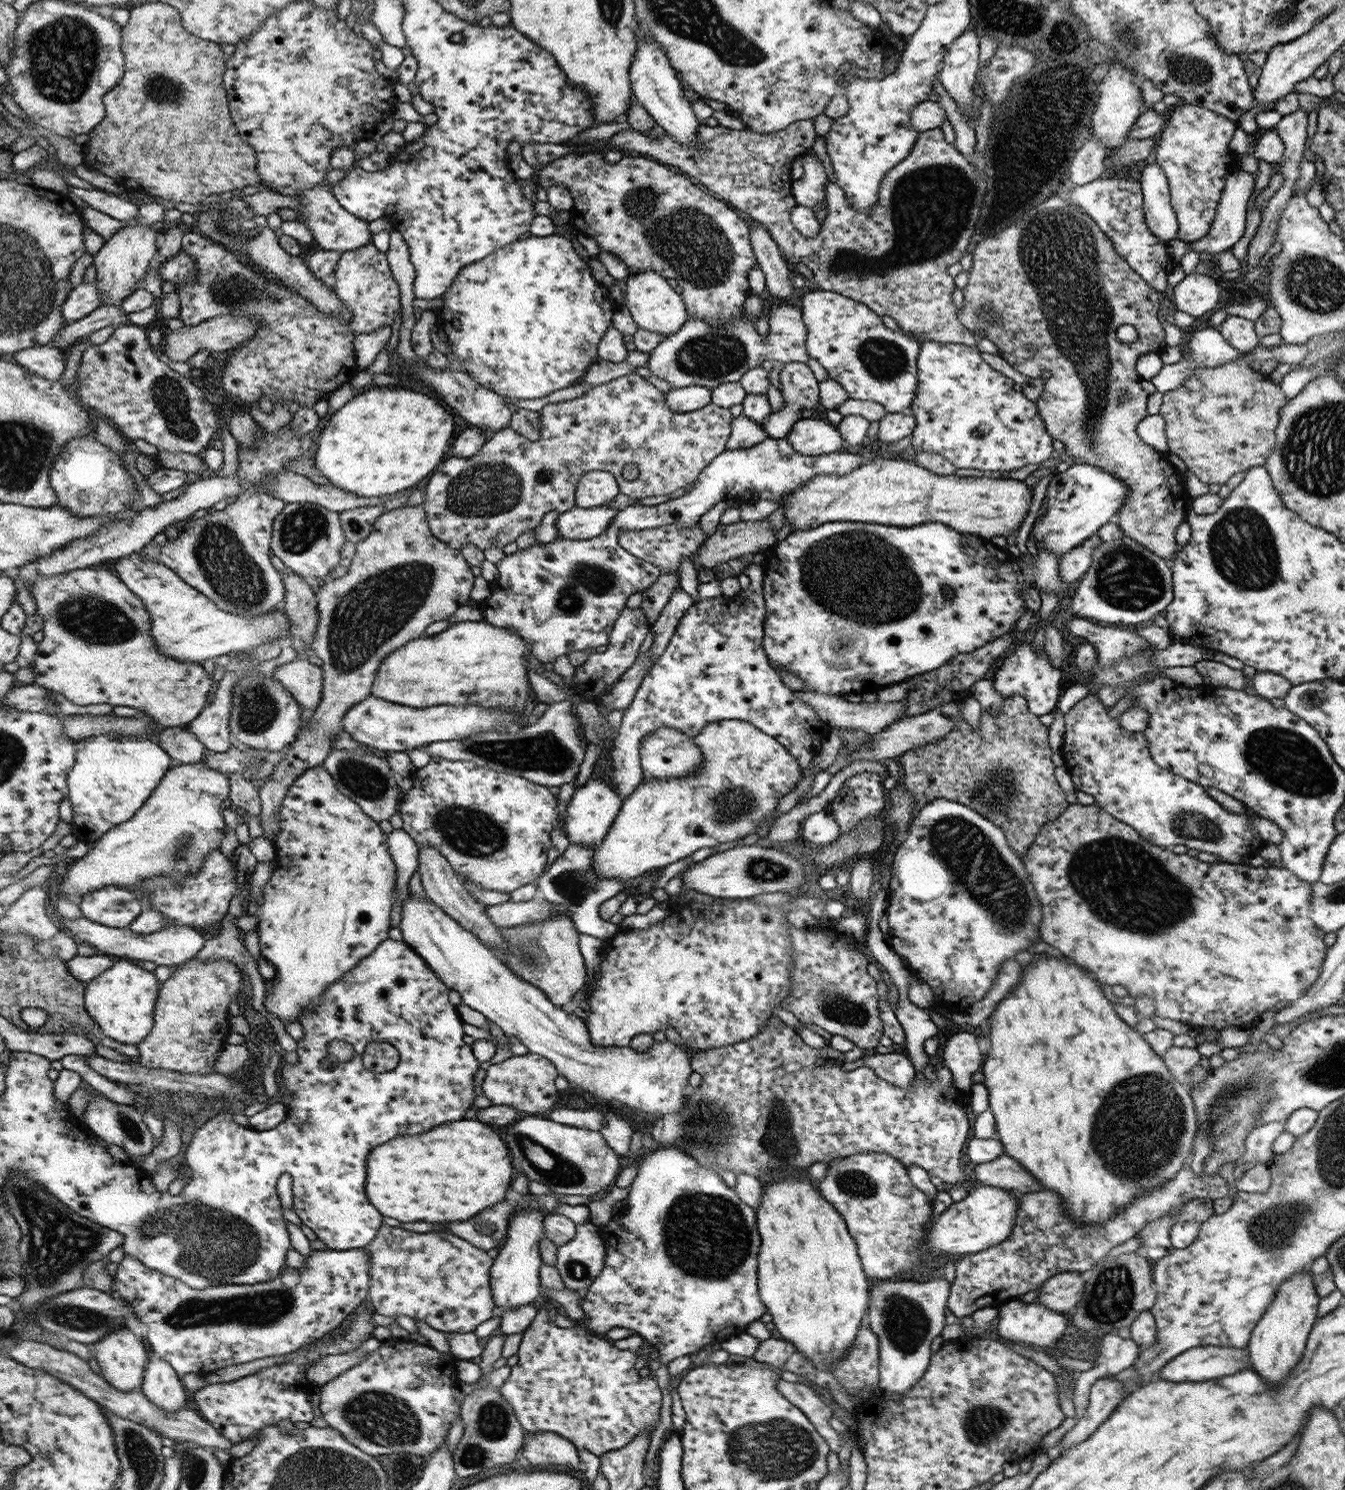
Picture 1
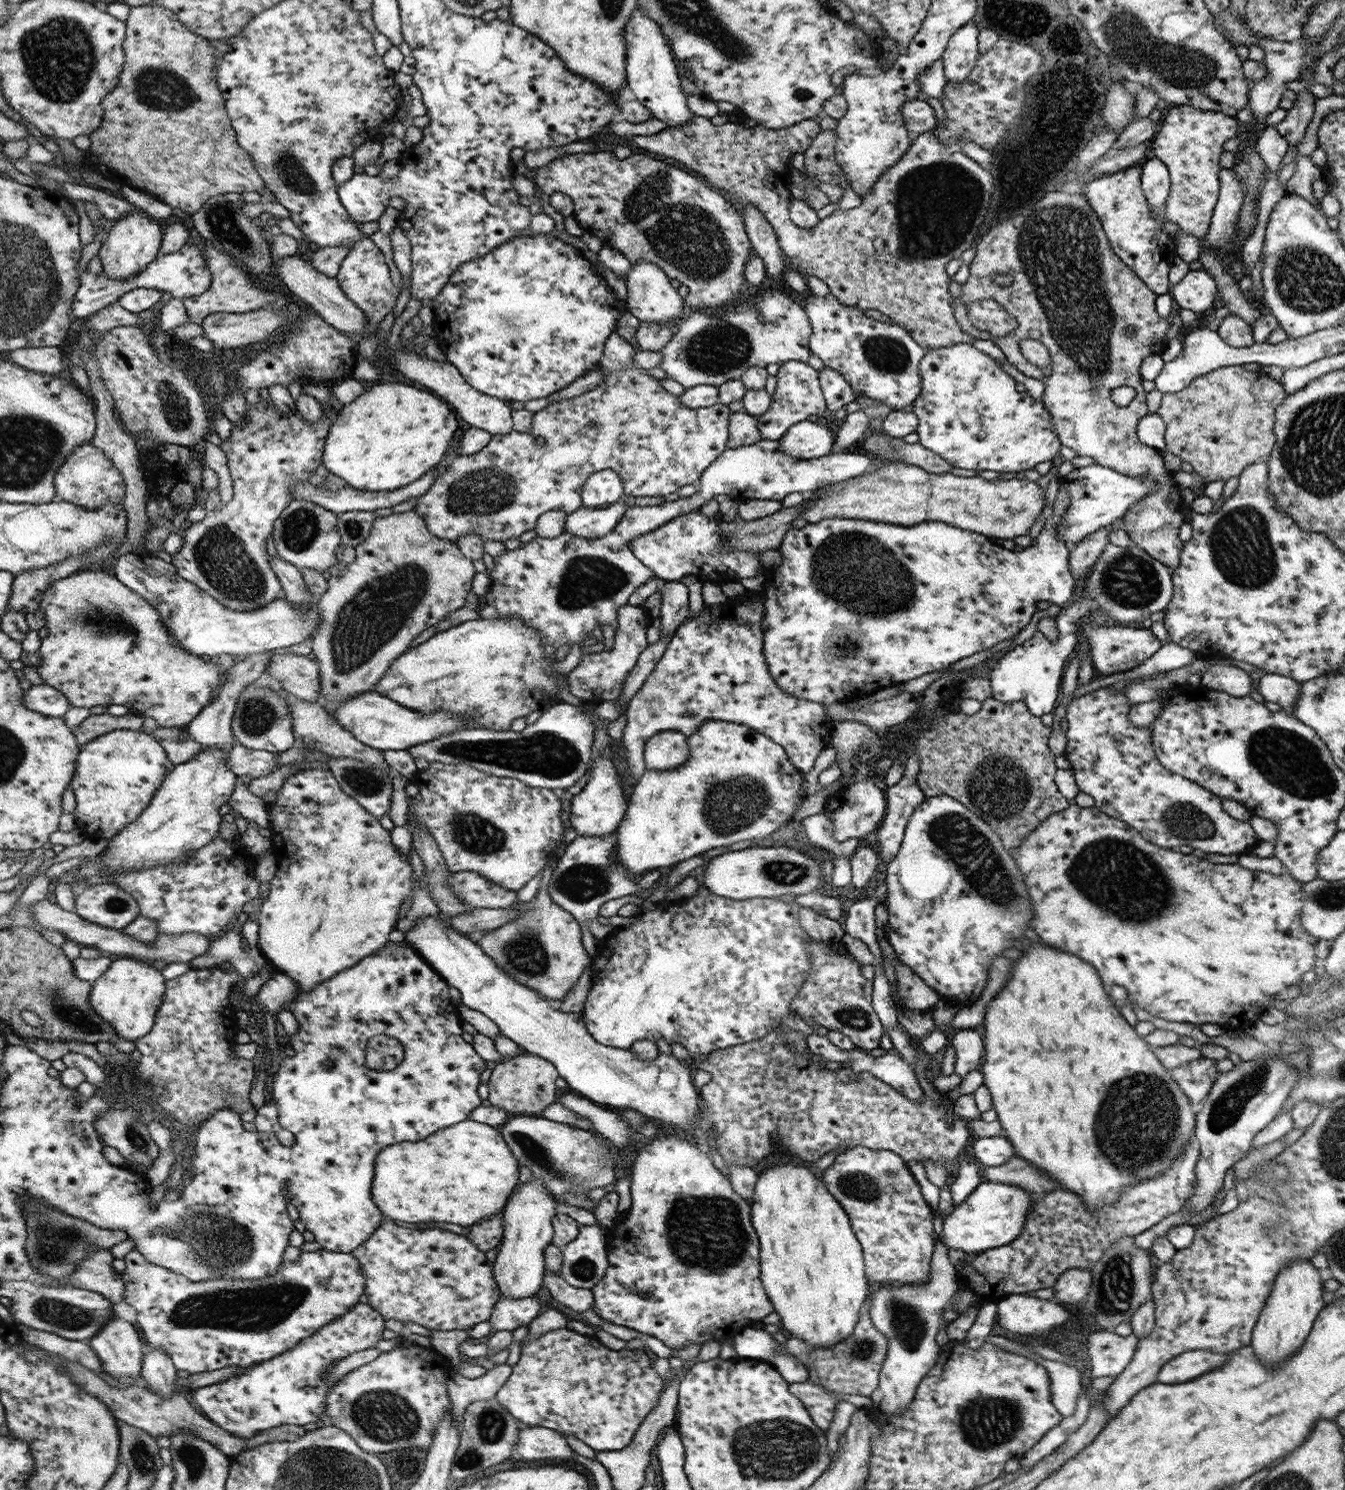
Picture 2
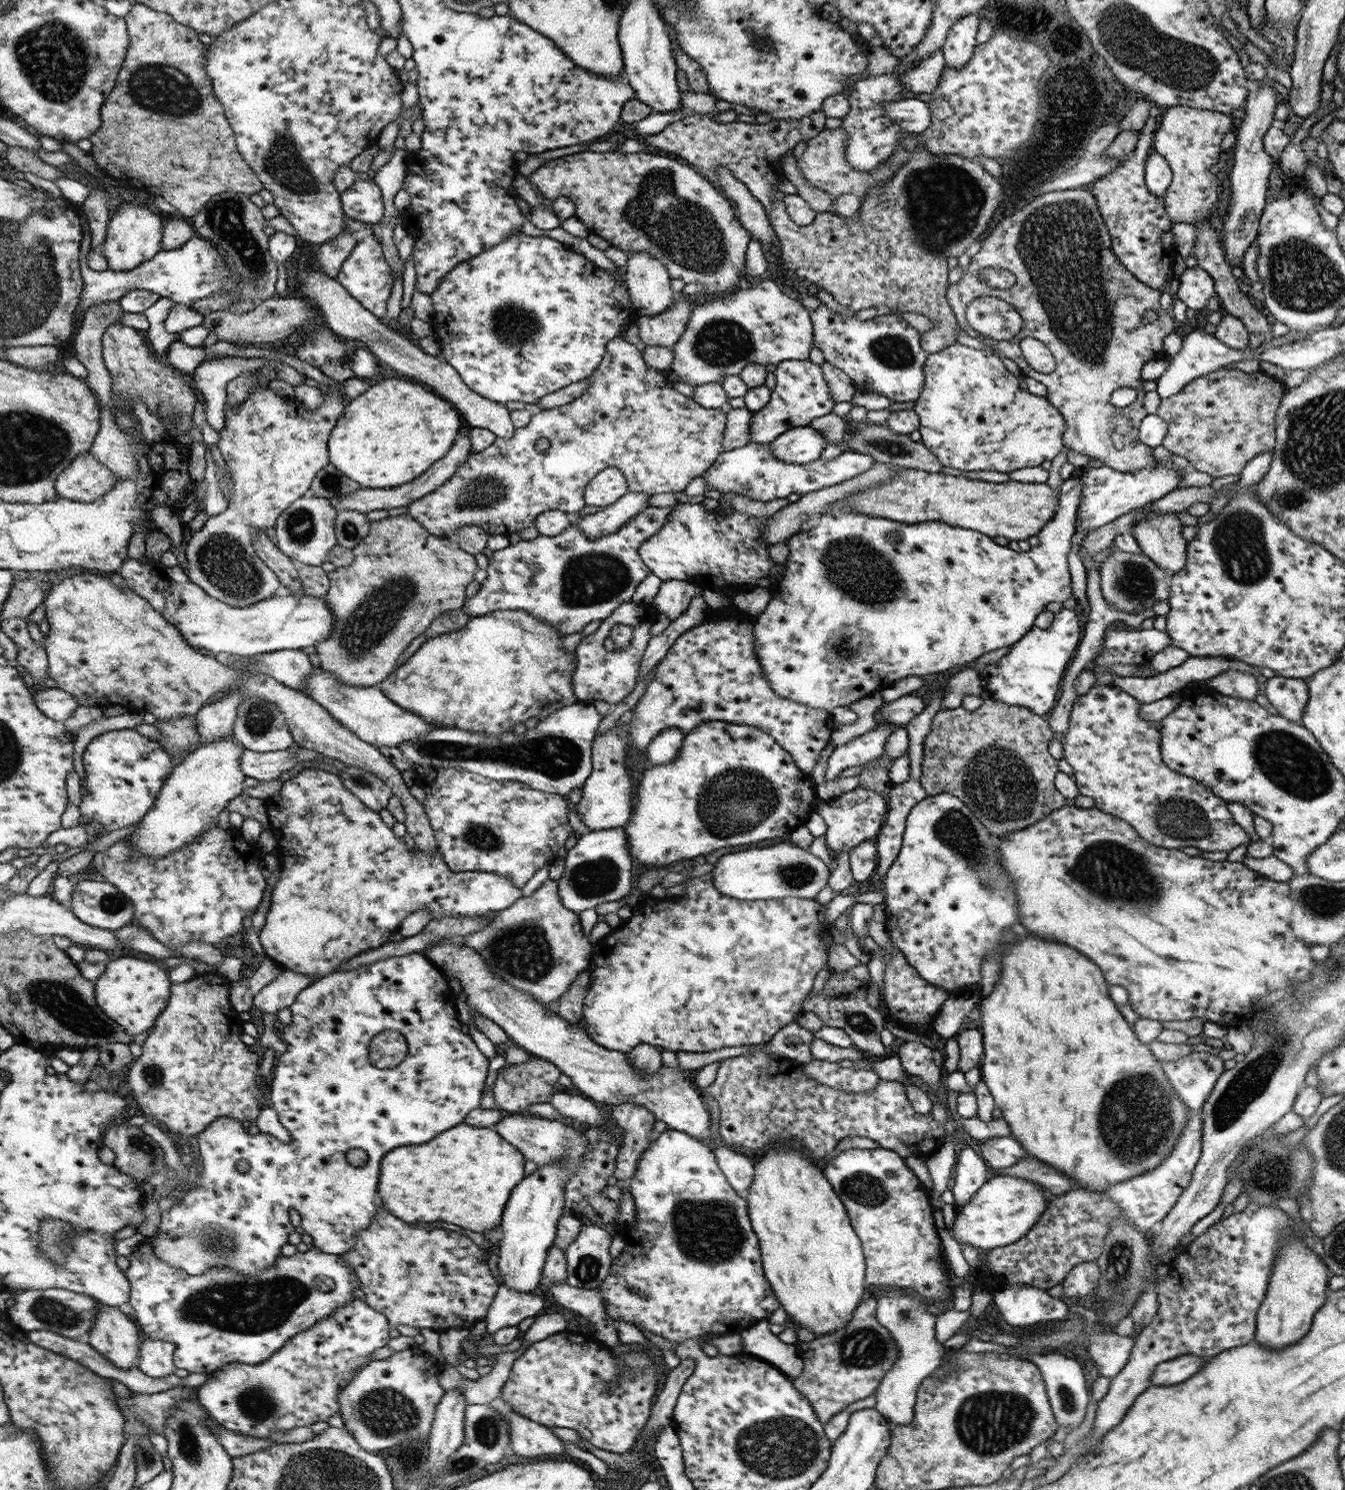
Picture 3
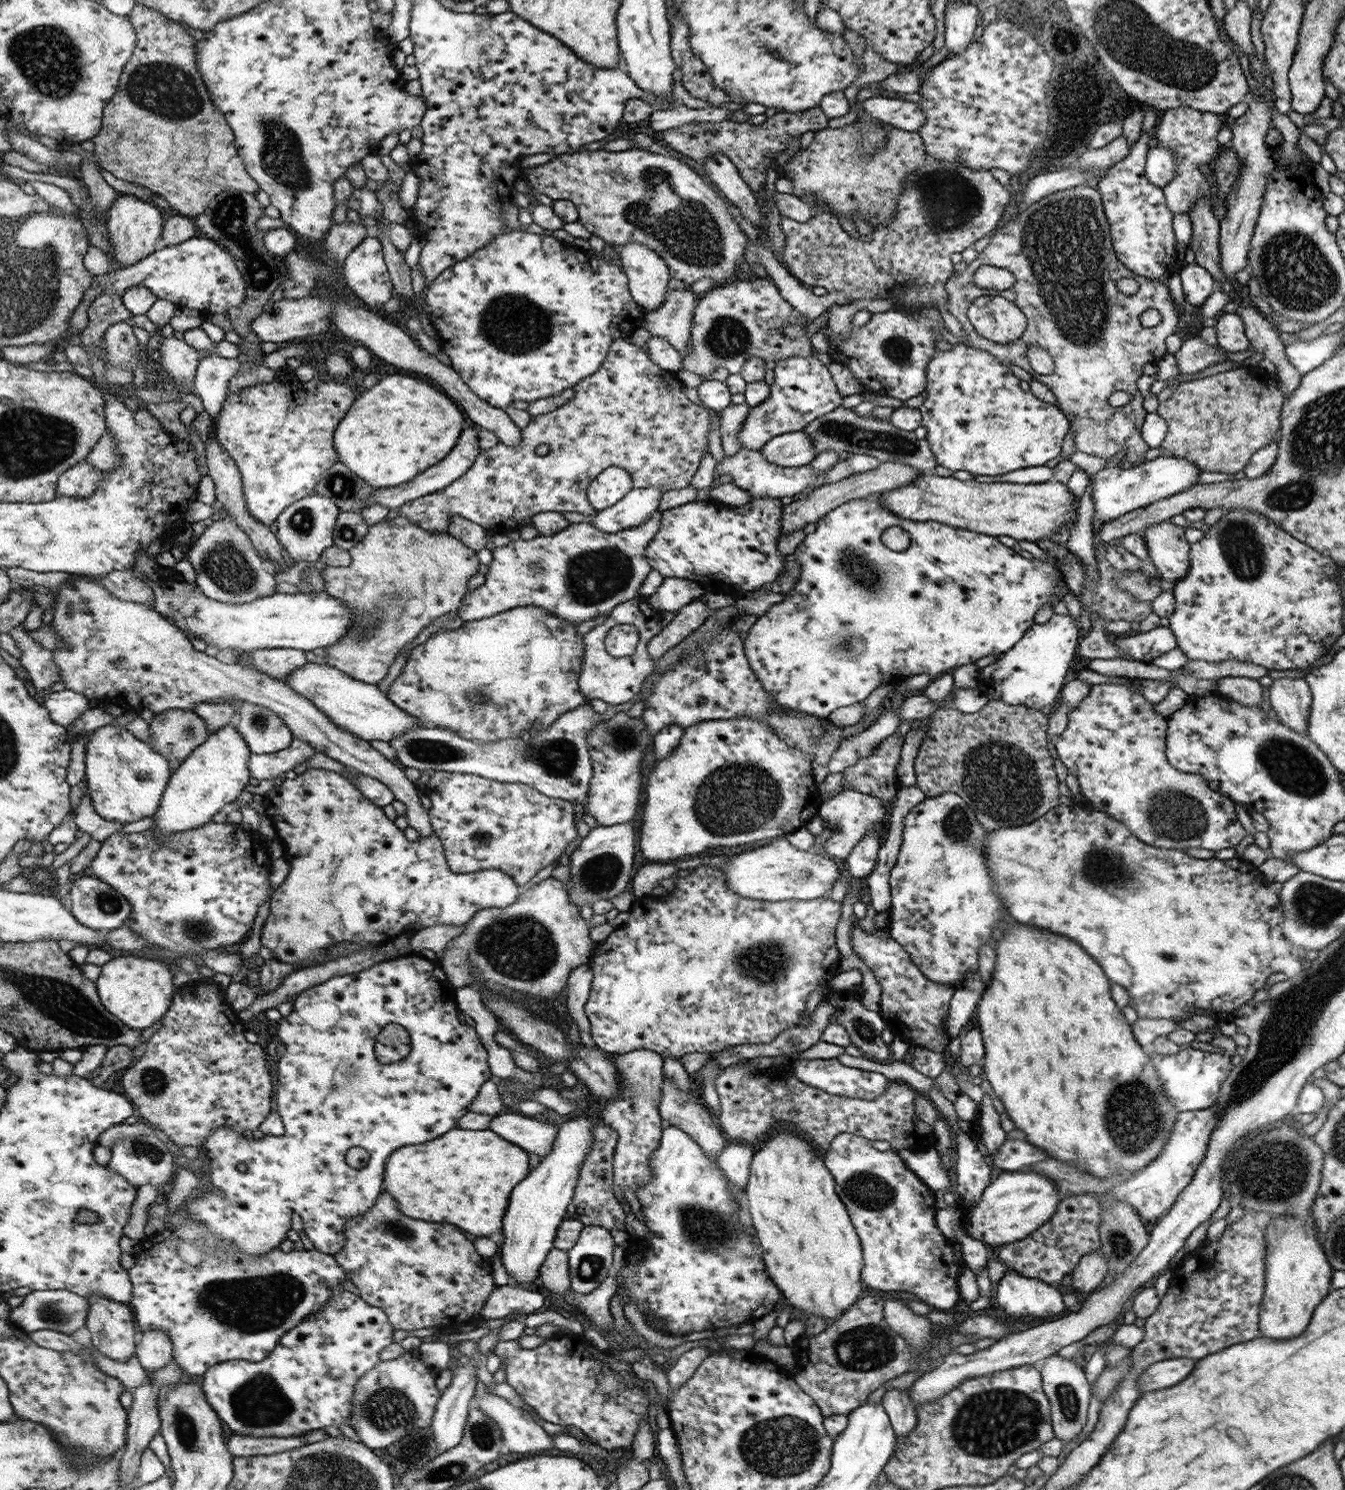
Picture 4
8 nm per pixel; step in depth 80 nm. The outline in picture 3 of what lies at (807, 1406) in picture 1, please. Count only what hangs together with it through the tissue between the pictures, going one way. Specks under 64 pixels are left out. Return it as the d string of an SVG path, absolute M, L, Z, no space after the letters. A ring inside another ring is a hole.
M874 1296L860 1302L848 1324L841 1330L816 1337L805 1343L793 1343L797 1355L803 1360L803 1373L794 1380L794 1386L813 1404L822 1424L857 1400L877 1390L884 1375L899 1357L899 1348L889 1330L875 1317L877 1299Z

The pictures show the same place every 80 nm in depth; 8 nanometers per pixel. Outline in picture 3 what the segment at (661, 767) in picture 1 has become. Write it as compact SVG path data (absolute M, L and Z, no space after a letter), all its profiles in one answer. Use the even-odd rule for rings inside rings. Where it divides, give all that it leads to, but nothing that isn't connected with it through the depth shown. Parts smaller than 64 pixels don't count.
M670 727L660 732L650 741L646 751L648 764L661 765L672 762L680 753L684 744L685 732L677 727Z

